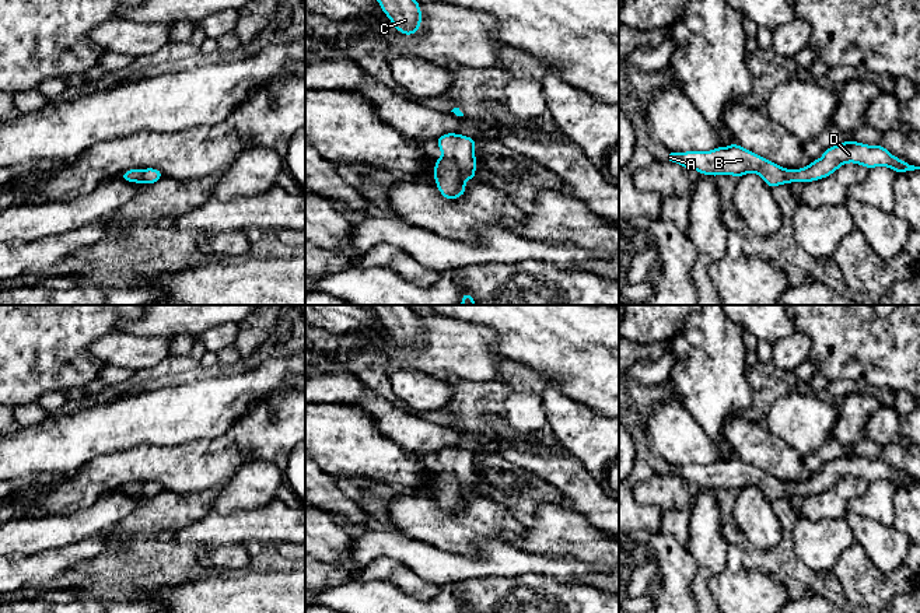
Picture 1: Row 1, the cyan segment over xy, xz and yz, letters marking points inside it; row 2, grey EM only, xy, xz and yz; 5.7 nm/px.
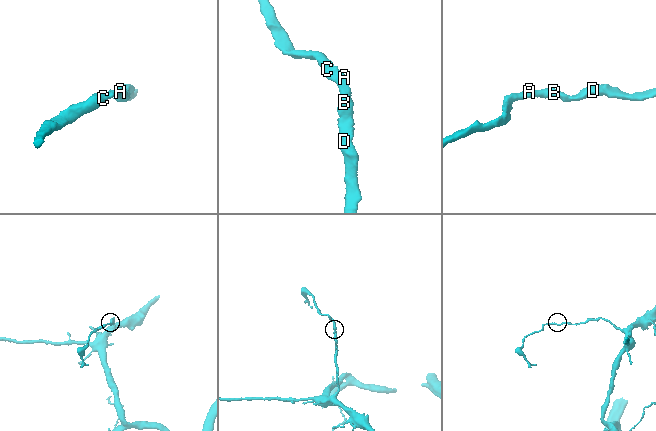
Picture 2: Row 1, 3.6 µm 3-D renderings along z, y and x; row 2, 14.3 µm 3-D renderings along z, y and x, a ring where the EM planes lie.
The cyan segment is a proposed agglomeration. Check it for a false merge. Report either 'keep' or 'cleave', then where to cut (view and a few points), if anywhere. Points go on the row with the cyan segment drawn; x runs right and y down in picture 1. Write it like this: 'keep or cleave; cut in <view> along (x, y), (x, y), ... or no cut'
keep; no cut

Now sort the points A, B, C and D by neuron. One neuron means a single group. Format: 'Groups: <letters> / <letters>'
Groups: A B C D

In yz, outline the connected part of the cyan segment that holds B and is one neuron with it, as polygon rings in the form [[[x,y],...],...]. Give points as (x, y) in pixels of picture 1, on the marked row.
[[[849,140],[826,148],[819,160],[800,169],[786,169],[737,143],[710,151],[671,151],[664,155],[664,158],[686,169],[696,169],[702,175],[732,175],[739,178],[753,172],[758,174],[769,188],[791,182],[807,183],[819,181],[828,178],[847,162],[863,165],[867,169],[888,167],[893,169],[895,174],[920,169],[920,167],[914,167],[892,155],[879,144],[868,146]]]

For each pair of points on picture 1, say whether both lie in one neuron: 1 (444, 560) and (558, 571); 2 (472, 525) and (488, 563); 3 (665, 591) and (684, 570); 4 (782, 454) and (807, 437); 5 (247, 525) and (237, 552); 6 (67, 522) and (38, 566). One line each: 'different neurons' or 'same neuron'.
1: same neuron
2: different neurons
3: same neuron
4: different neurons
5: different neurons
6: different neurons

